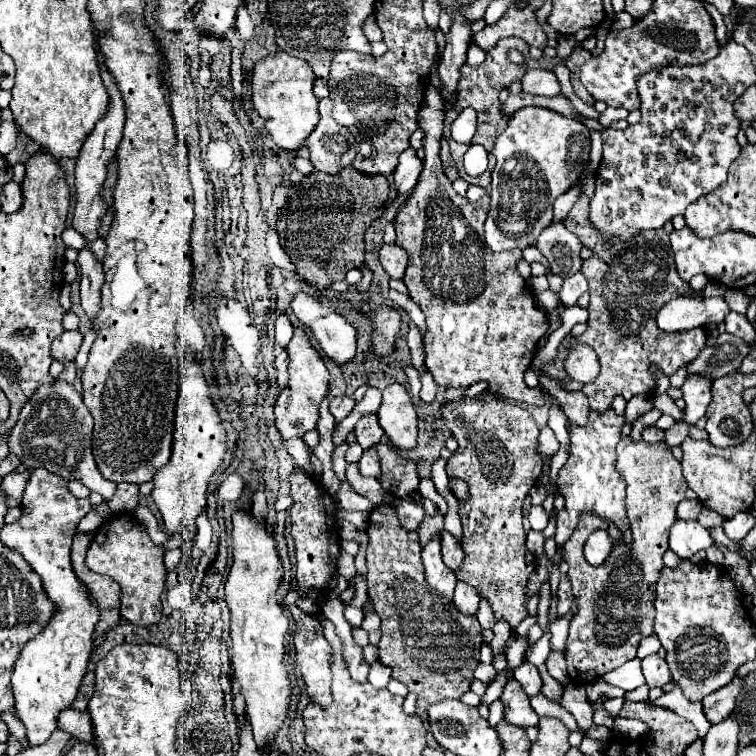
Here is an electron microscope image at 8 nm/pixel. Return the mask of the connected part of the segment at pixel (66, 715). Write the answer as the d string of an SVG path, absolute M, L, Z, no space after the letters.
M67 708L58 715L58 729L74 735L80 741L92 741L90 715L73 708Z

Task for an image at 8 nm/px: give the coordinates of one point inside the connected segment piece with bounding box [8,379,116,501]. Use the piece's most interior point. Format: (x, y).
(54, 429)

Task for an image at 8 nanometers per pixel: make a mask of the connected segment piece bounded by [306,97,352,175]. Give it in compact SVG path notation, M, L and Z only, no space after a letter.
M320 99L320 123L306 139L310 161L318 171L338 175L344 165L342 159L352 145L352 135L344 125L338 125L332 117L332 101Z

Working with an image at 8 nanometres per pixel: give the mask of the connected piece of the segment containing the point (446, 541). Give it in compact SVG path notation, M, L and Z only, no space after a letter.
M442 531L442 559L452 571L460 569L460 565L464 561L464 551L462 551L458 539L454 535L450 535L448 531Z

